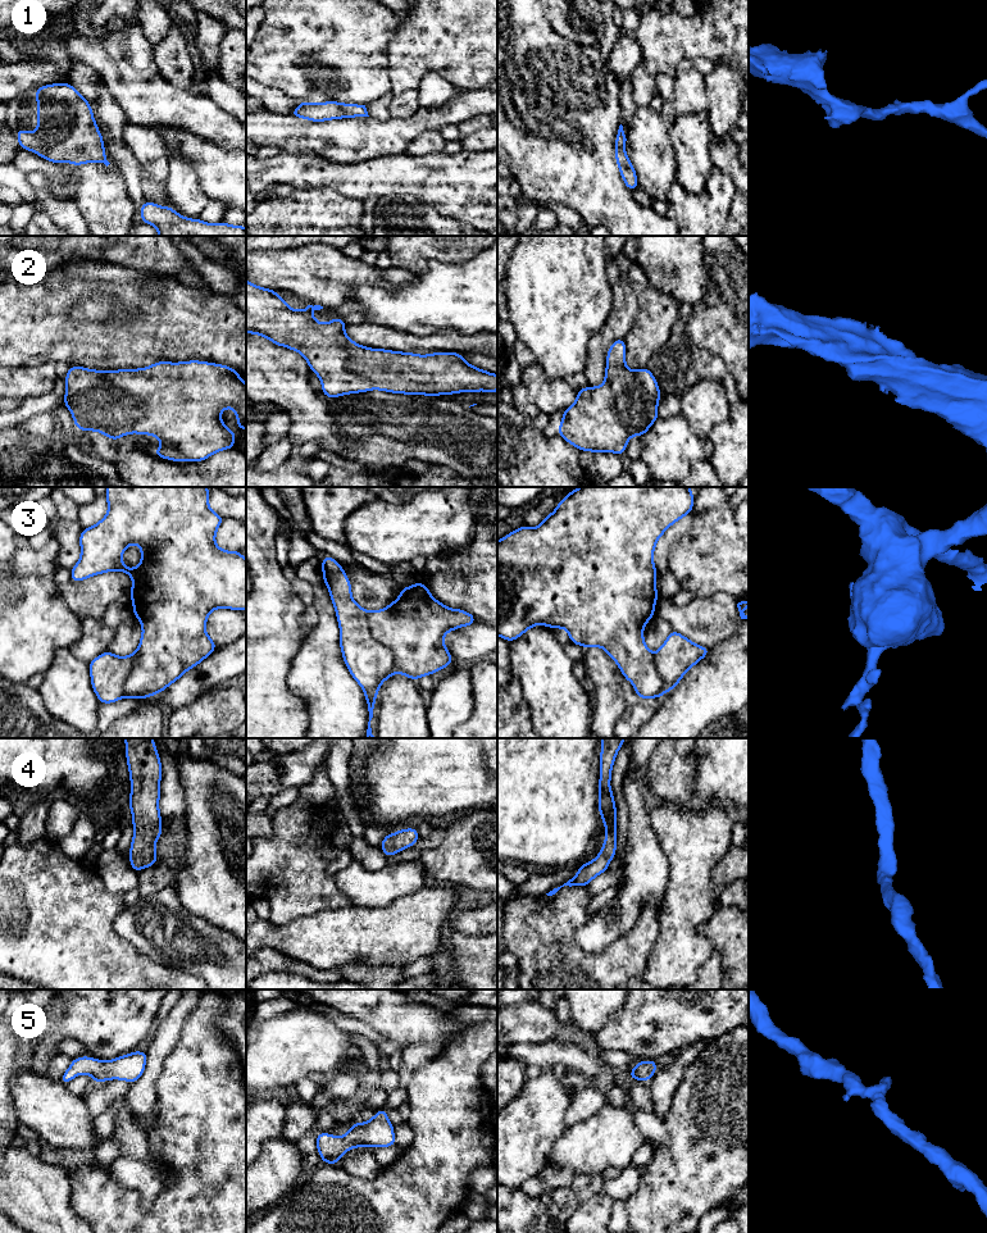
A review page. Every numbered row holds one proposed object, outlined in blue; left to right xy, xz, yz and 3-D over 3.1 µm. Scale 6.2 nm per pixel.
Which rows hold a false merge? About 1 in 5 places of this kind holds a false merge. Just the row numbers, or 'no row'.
3

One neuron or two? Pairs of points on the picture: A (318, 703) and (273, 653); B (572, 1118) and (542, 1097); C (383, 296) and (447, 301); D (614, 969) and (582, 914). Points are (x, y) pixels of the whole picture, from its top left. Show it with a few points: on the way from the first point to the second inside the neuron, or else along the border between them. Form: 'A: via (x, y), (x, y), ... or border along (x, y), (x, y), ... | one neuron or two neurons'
A: border along (301, 644), (287, 676), (287, 687), (300, 699) | two neurons
B: border along (572, 1100), (565, 1113), (564, 1127) | two neurons
C: via (399, 301), (432, 301) | one neuron
D: via (595, 969), (591, 969), (569, 947), (569, 933) | one neuron

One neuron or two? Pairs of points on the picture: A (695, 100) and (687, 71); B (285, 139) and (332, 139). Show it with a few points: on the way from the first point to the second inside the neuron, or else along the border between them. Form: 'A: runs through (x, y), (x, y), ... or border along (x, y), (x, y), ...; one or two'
A: runs through (690, 92), (687, 78); one
B: runs through (296, 139), (321, 139); one

